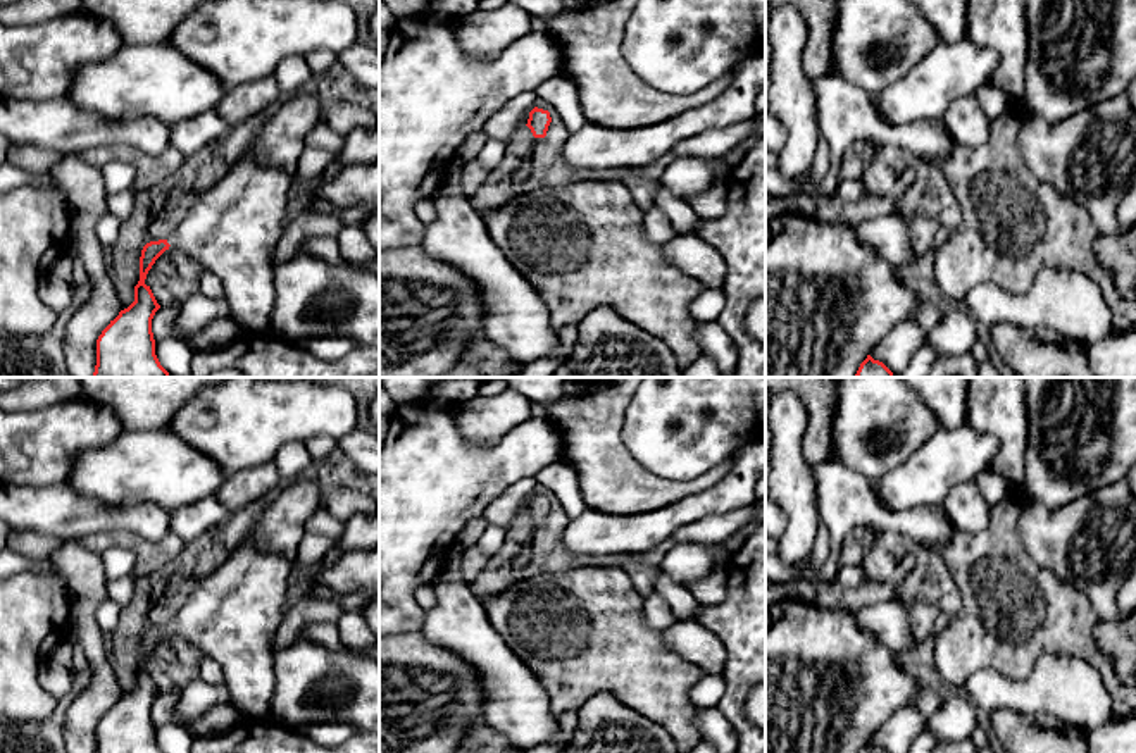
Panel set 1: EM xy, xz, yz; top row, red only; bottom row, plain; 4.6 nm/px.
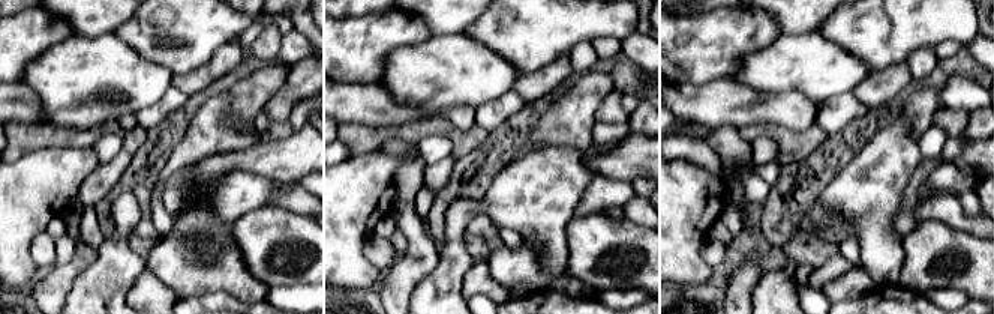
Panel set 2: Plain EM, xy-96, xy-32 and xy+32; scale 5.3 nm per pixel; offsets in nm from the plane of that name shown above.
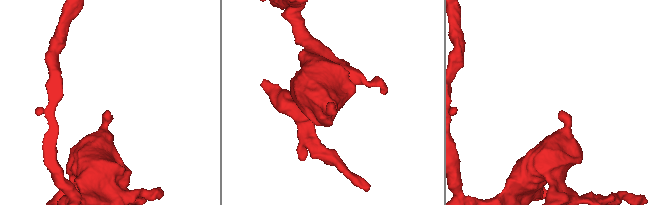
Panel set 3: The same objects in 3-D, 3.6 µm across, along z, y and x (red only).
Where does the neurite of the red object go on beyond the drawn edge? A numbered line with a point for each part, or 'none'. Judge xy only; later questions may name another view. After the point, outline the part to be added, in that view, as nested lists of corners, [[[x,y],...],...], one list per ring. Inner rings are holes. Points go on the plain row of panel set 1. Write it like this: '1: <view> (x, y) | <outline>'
1: xy (231, 616) | [[[257,543],[238,546],[226,562],[188,596],[167,629],[197,646],[222,667],[233,705],[247,719],[260,720],[271,712],[274,694],[272,639],[284,619],[284,601],[295,563],[267,553]]]

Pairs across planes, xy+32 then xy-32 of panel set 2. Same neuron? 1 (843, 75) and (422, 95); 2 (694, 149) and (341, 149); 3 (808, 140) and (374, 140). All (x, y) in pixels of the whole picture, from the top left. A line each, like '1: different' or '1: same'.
1: same
2: same
3: same

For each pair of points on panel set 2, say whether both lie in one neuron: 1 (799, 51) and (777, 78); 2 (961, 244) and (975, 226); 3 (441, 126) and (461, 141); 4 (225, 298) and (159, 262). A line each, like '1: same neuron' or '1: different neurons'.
1: same neuron
2: different neurons
3: same neuron
4: different neurons

